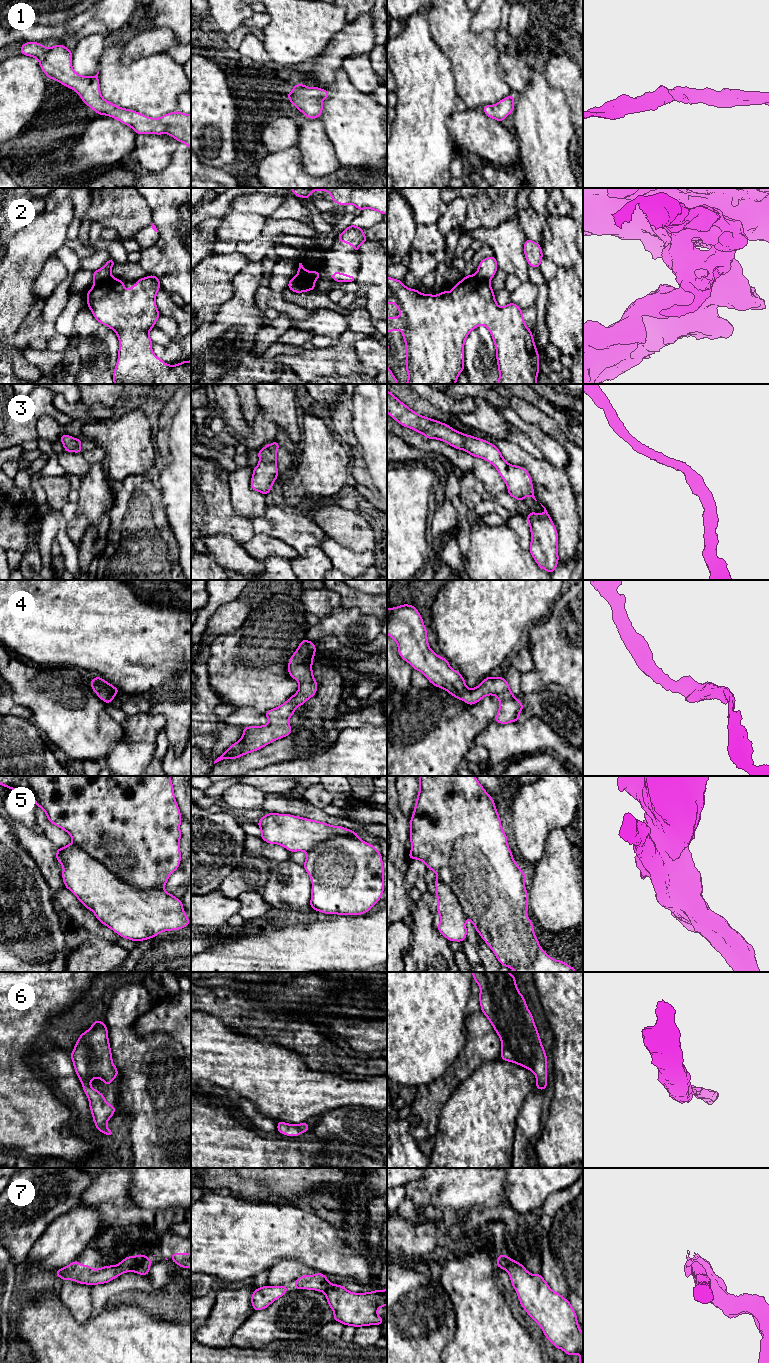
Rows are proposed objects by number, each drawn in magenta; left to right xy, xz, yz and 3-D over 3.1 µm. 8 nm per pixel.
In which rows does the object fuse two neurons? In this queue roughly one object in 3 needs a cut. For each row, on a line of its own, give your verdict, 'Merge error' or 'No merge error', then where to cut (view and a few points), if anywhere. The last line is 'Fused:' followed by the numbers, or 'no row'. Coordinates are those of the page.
1: No merge error. No split
2: Merge error. Split along xy (111, 276), (94, 284)
3: No merge error. No split
4: No merge error. No split
5: Merge error. Split along xy (74, 842), (120, 879), (145, 890), (163, 888)
6: No merge error. No split
7: Merge error. Split along xy (137, 1256), (137, 1263), (130, 1270)
Fused: 2, 5, 7

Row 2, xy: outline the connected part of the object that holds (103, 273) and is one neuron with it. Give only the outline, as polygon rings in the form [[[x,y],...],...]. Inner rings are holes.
[[[110,258],[102,268],[94,271],[93,283],[97,284],[102,280],[111,277],[111,269],[115,263],[116,262],[112,258]]]

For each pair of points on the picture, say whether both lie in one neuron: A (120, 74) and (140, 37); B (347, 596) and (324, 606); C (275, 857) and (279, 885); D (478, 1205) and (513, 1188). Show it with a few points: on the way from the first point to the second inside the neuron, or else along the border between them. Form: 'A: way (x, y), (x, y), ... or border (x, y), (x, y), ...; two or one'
A: border (148, 57), (135, 58), (127, 64), (121, 61); two
B: border (330, 590), (333, 590), (340, 597), (342, 605); two
C: border (289, 859), (272, 864); two
D: border (505, 1178), (504, 1195), (508, 1203), (517, 1212); two

